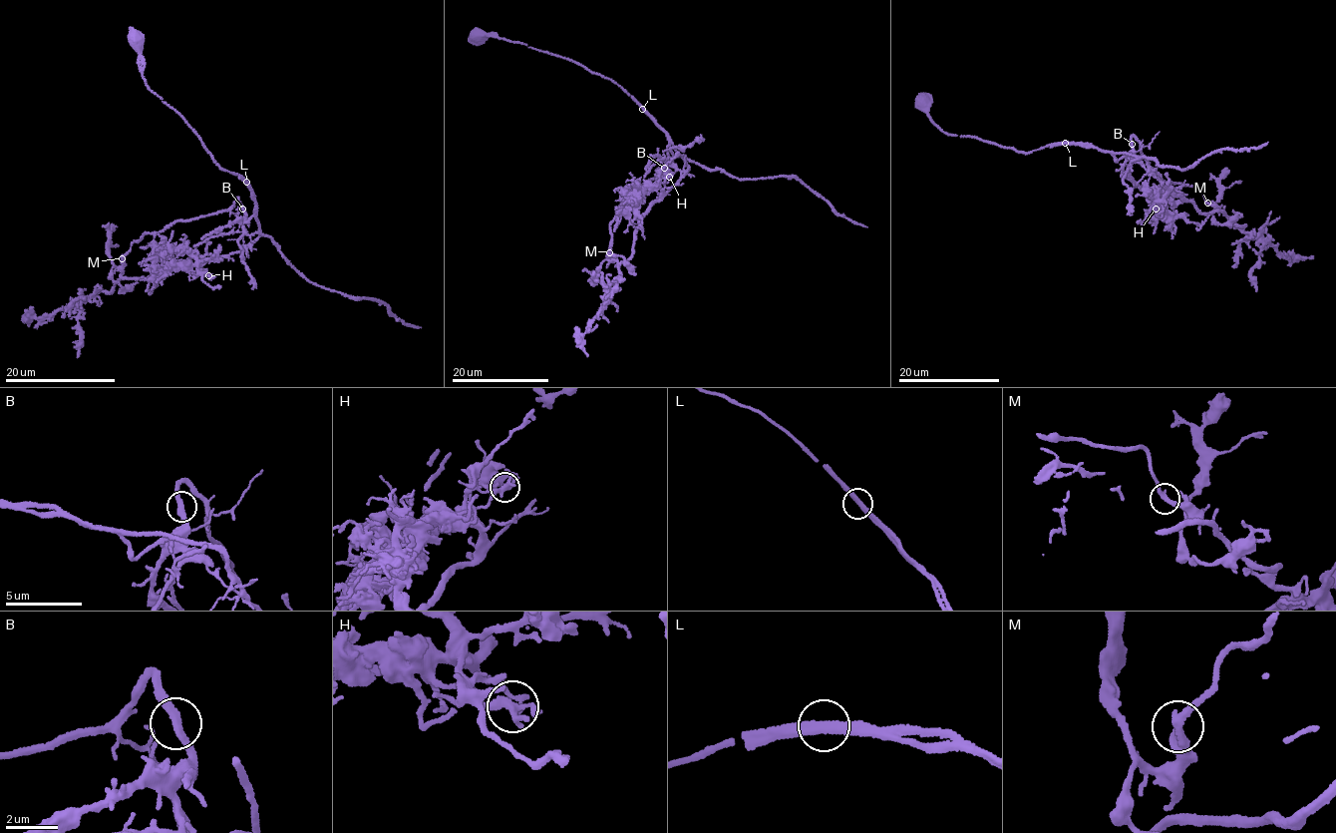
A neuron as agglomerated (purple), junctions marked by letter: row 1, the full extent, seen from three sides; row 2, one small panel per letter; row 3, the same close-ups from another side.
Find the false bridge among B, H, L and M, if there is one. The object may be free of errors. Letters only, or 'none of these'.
L

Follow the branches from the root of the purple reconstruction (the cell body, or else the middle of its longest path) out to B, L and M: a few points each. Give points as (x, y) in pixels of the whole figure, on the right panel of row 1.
B: (923, 100), (929, 120), (948, 134), (1026, 153), (1080, 142), (1118, 161), (1132, 144)
L: (923, 100), (929, 120), (948, 134), (977, 137), (1026, 153), (1049, 144), (1066, 143)
M: (923, 100), (948, 134), (1026, 153), (1080, 142), (1118, 161), (1137, 137), (1162, 180), (1200, 186), (1207, 203)

